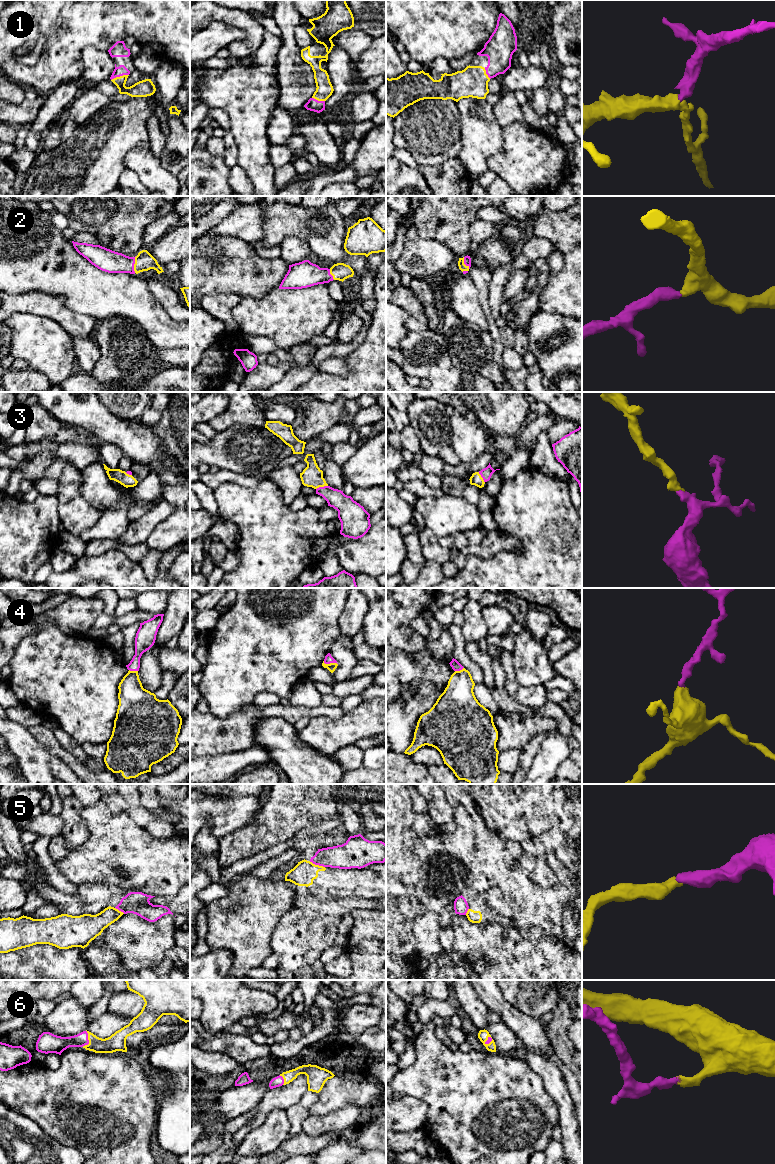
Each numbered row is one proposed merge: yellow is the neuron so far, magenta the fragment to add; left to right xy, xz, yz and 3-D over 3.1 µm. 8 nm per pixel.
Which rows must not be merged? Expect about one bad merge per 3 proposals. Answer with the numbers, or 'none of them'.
5

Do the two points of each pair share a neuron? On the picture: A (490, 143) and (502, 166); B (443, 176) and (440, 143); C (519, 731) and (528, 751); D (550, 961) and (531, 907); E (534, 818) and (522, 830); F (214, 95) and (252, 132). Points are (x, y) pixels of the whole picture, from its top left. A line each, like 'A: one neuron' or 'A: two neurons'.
A: two neurons
B: two neurons
C: two neurons
D: two neurons
E: one neuron
F: one neuron

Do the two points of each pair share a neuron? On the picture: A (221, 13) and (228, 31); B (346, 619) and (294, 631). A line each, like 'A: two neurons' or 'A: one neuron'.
A: two neurons
B: two neurons

